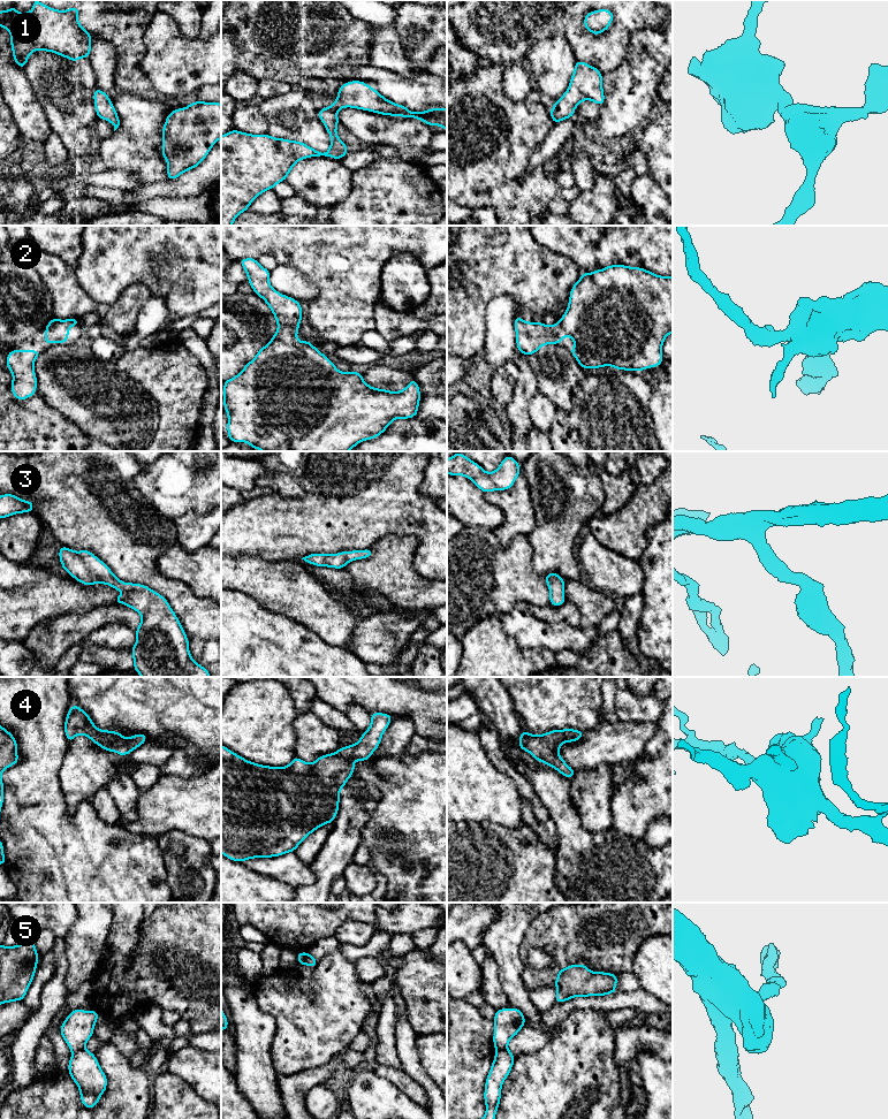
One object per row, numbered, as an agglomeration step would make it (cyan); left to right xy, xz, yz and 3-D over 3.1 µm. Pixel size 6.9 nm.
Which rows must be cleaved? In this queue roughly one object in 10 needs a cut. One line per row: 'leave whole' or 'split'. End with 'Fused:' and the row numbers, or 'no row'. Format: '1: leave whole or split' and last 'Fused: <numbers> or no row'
1: leave whole
2: leave whole
3: leave whole
4: leave whole
5: split
Fused: 5

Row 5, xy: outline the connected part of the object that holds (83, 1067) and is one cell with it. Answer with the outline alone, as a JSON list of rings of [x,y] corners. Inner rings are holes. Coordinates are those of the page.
[[[85,1048],[71,1053],[68,1072],[79,1088],[82,1104],[91,1110],[106,1091],[107,1076],[100,1068],[96,1055]]]

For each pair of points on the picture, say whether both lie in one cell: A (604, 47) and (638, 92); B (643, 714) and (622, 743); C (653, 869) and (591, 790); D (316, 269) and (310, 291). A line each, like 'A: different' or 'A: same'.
A: different
B: different
C: different
D: different

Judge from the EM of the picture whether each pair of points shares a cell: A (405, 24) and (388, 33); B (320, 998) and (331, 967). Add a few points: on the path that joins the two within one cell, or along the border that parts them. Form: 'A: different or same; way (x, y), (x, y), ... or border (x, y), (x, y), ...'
A: different; border (392, 27), (405, 55)
B: same; way (328, 990), (331, 988), (331, 975)

